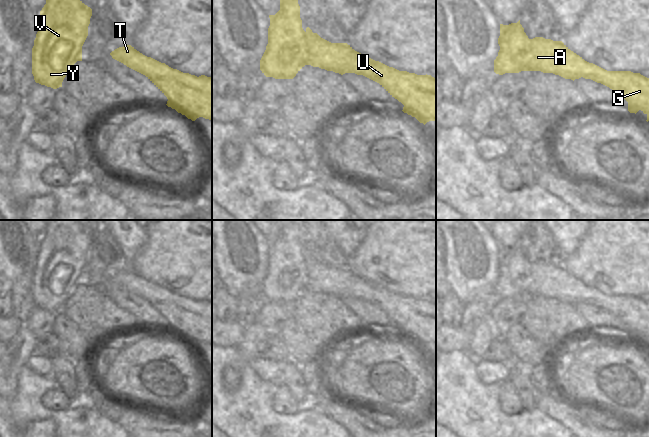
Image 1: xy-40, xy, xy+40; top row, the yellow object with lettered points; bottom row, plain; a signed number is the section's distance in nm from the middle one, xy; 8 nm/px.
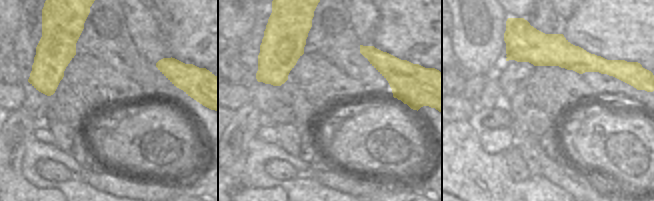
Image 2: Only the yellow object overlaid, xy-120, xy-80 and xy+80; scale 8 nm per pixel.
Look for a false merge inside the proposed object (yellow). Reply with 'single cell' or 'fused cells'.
fused cells

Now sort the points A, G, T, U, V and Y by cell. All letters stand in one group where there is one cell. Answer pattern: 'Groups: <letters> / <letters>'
Groups: A G T U / V Y

